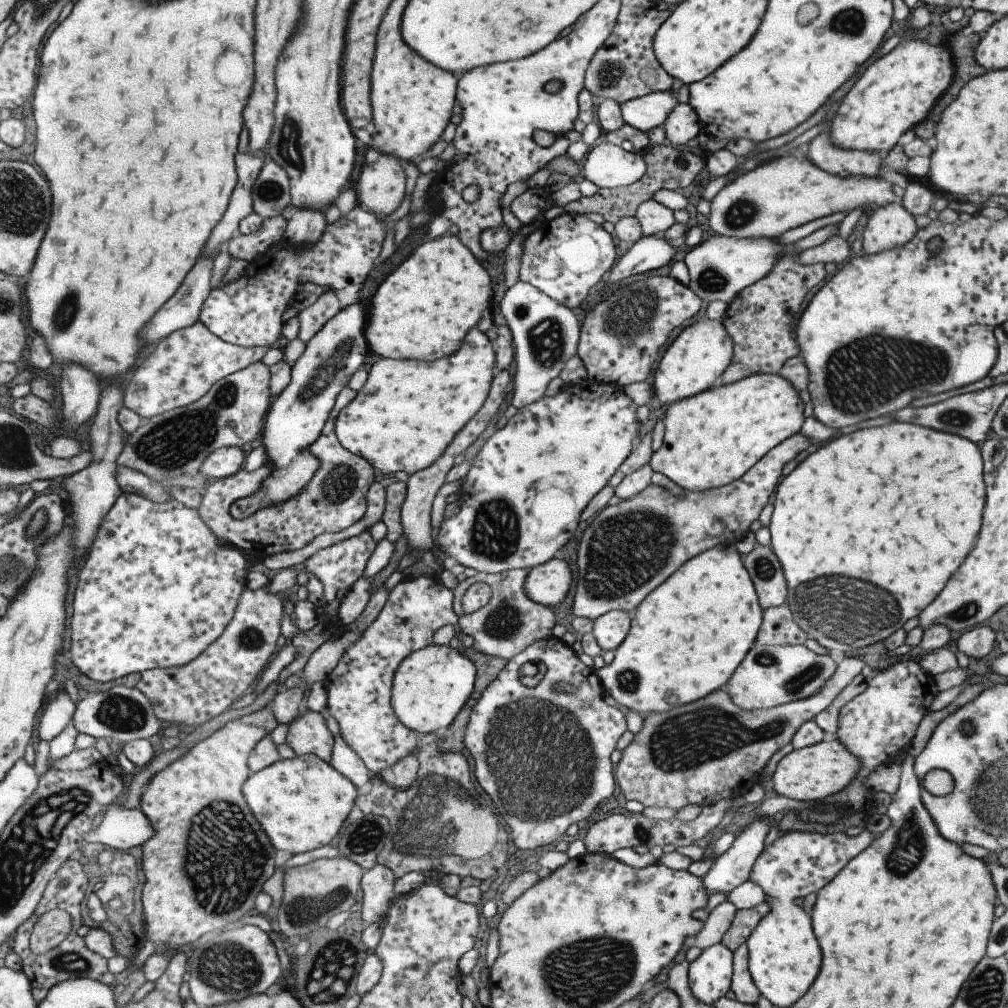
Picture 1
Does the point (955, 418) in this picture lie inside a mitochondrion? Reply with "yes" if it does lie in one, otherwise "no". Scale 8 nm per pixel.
yes

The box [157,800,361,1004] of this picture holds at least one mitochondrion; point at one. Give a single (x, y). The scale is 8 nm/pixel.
(228, 968)

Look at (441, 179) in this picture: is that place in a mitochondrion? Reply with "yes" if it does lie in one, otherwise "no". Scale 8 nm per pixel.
no

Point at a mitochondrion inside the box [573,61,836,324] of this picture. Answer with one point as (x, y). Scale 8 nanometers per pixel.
(740, 214)

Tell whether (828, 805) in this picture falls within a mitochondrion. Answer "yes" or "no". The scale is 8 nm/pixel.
no

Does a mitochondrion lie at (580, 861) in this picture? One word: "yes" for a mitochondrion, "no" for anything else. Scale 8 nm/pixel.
no

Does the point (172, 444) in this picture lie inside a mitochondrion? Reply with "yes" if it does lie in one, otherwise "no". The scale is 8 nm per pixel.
yes

